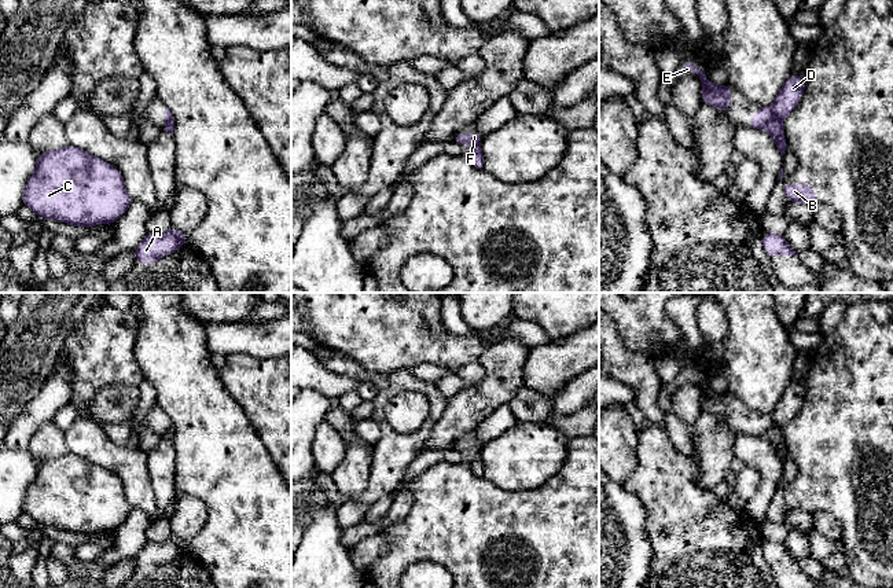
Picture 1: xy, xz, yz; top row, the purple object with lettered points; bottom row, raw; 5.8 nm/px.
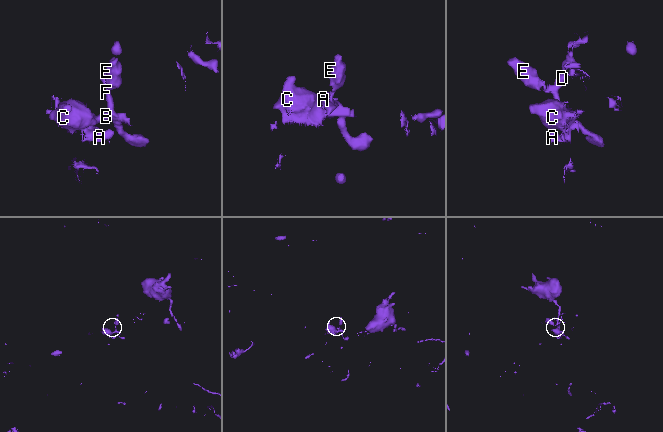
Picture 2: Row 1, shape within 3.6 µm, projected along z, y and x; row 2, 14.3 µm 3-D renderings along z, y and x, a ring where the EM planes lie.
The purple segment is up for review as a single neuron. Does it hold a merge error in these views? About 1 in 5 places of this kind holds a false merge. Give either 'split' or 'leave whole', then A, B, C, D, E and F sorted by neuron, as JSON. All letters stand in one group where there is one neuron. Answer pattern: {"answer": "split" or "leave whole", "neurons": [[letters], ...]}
{"answer": "split", "neurons": [["A", "B", "C", "E", "F"], ["D"]]}

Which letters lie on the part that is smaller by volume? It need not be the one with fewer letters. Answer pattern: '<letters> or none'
D

